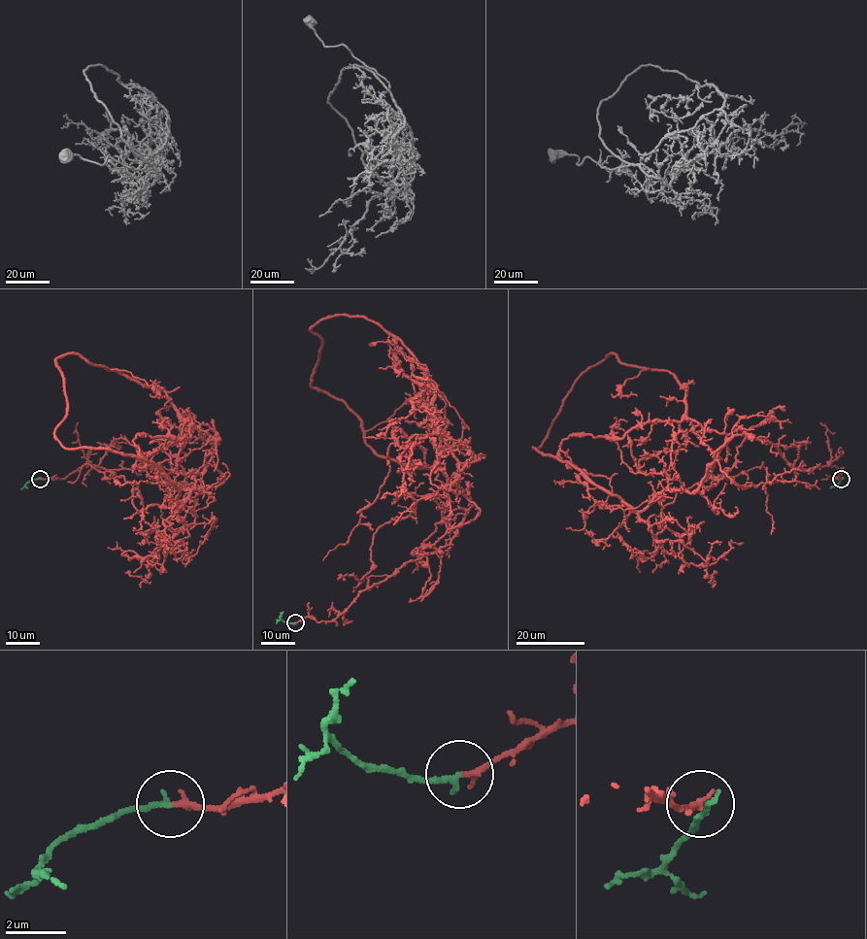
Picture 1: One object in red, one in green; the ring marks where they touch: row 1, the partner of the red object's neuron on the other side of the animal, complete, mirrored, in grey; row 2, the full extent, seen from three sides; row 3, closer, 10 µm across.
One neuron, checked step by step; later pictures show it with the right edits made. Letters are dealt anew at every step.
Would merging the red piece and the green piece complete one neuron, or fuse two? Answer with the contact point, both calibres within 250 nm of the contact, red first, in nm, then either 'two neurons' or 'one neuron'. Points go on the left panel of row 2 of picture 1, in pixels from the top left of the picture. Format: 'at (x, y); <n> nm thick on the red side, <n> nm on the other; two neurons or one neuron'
at (40, 479); 220 nm thick on the red side, 200 nm on the other; one neuron

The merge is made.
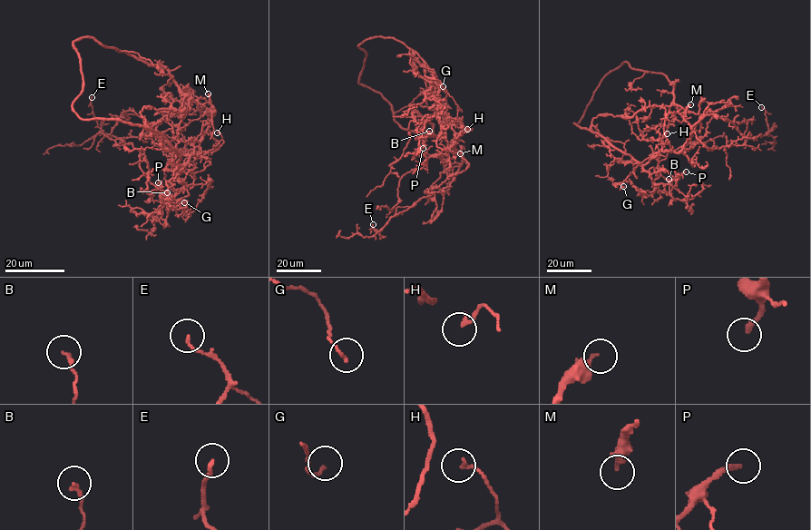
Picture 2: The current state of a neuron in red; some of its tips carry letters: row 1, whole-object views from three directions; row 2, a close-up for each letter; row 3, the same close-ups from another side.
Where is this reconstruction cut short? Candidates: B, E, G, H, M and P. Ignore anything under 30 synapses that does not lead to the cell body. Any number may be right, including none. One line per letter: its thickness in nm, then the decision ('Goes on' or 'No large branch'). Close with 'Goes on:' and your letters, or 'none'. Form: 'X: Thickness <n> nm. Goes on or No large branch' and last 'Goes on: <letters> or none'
B: Thickness 160 nm. No large branch
E: Thickness 130 nm. No large branch
G: Thickness 130 nm. No large branch
H: Thickness 170 nm. No large branch
M: Thickness 260 nm. No large branch
P: Thickness 200 nm. Goes on
Goes on: P

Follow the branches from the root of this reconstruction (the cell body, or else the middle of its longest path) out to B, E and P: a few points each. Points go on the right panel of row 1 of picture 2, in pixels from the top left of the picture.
B: (688, 148), (683, 152), (659, 151), (642, 166), (659, 188), (674, 200), (669, 194), (669, 179)
E: (688, 148), (682, 152), (691, 127), (708, 114), (727, 120), (745, 137), (765, 135), (768, 125), (761, 107)
P: (688, 148), (683, 152), (659, 151), (642, 166), (654, 182), (661, 175), (671, 180), (686, 171)

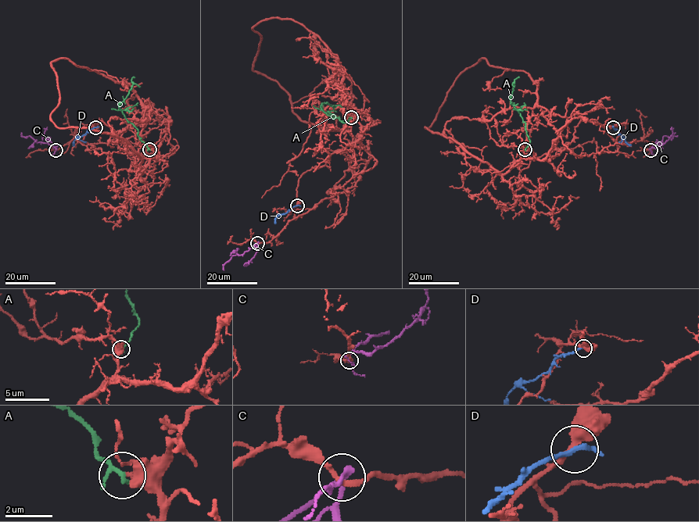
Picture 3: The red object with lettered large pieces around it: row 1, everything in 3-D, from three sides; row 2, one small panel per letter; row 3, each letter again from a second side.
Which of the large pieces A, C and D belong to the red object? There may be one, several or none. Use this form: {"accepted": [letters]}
{"accepted": ["A"]}

